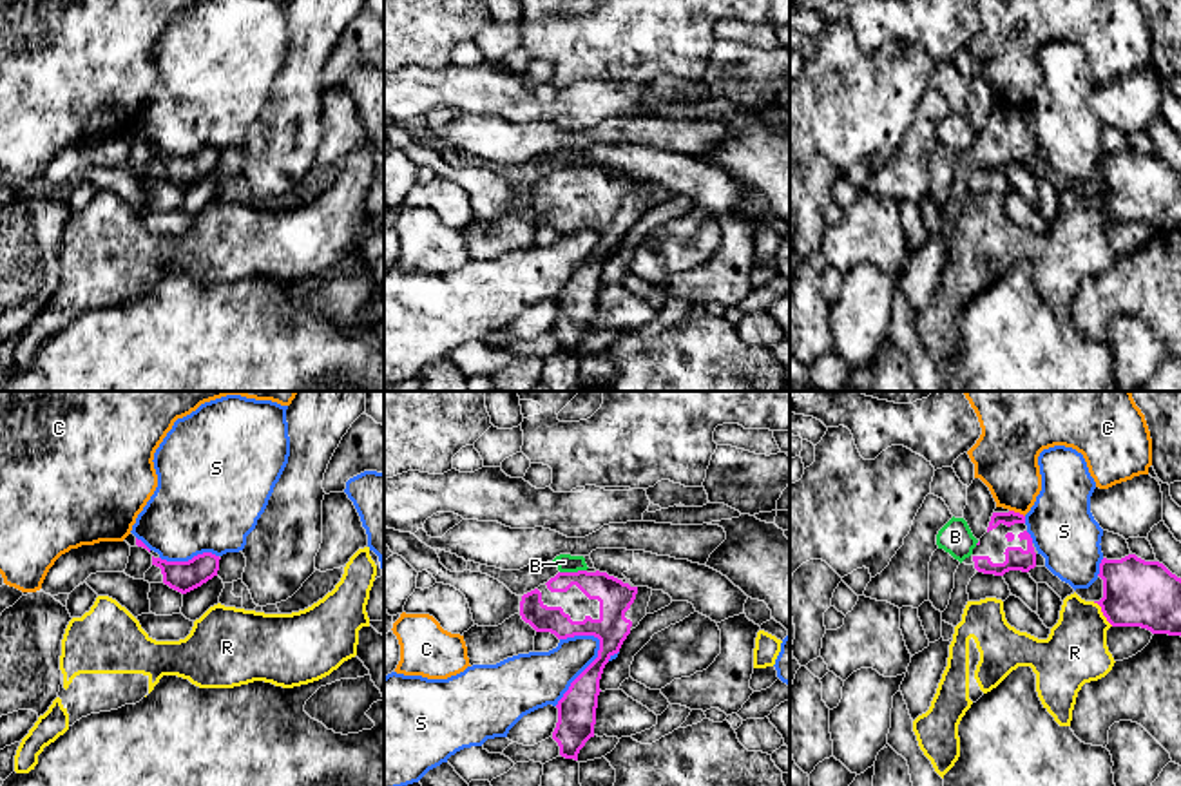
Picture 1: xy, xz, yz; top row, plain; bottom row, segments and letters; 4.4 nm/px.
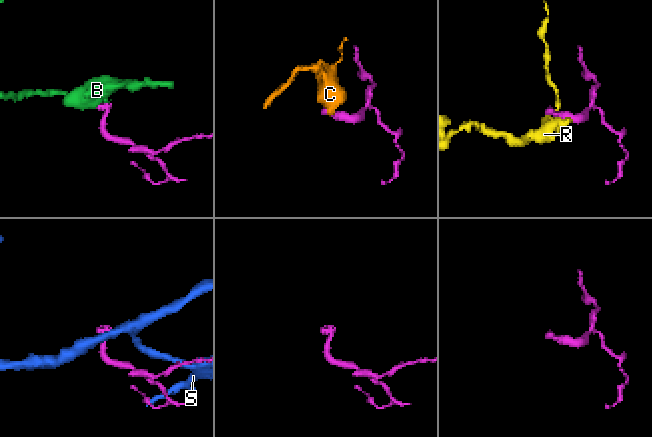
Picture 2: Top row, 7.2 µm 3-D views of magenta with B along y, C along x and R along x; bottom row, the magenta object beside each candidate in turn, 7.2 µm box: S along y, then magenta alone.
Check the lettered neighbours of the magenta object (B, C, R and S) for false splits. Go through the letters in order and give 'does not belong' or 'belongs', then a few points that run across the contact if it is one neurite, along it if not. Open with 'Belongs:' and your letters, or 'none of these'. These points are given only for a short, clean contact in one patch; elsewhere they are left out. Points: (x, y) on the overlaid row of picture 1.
Belongs: none of these
B: does not belong; line xz (585, 569), (560, 573)
C: does not belong; line yz (1009, 509), (1024, 517)
R: does not belong
S: does not belong

